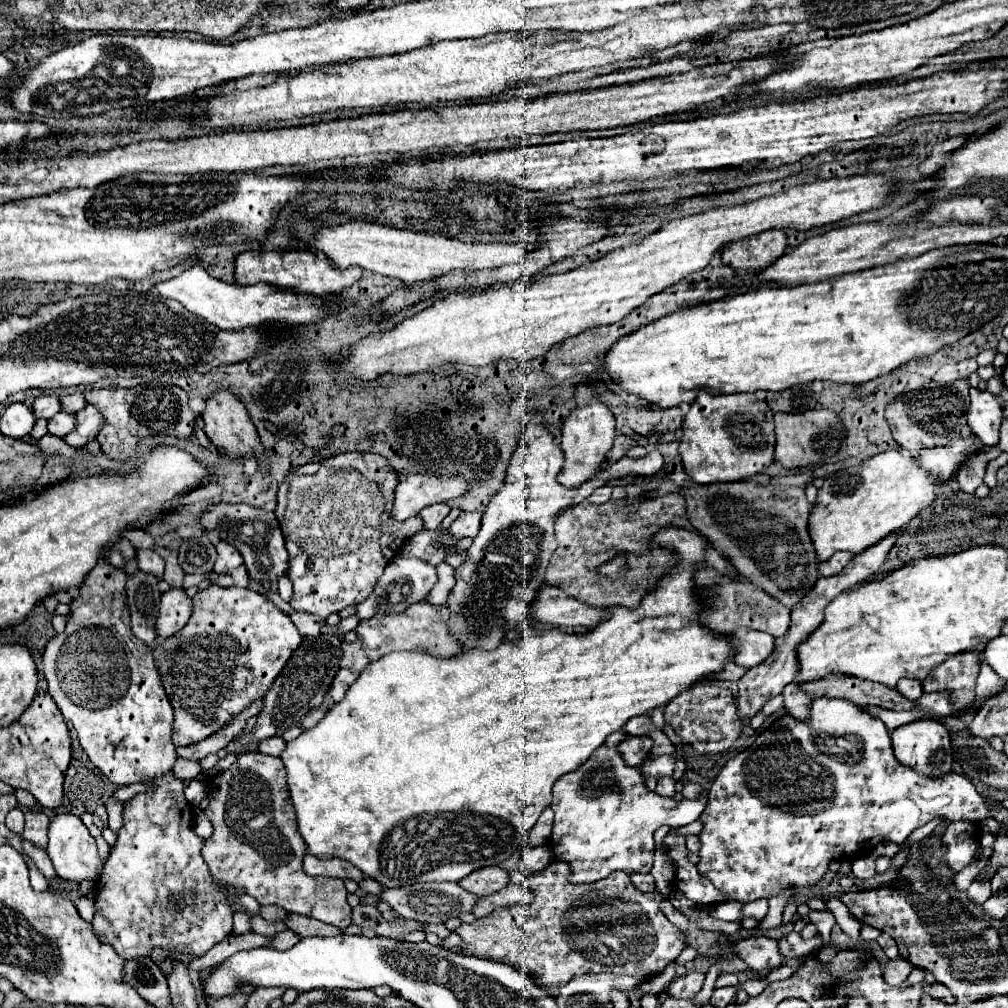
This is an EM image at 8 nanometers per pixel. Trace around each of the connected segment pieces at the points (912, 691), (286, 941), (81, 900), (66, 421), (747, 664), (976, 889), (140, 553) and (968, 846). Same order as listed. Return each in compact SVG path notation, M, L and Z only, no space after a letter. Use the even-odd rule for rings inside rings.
M903 678L899 680L899 684L895 686L907 700L919 700L919 696L923 696L923 688L921 688L921 682L919 680L909 680L909 678Z
M291 930L279 932L279 934L275 934L275 940L271 942L271 948L275 948L275 950L287 950L287 948L293 948L299 940L301 940L301 936L295 934L295 932L291 932Z
M79 896L79 898L75 900L75 904L77 904L77 912L81 914L81 918L87 920L87 922L91 922L91 920L93 920L93 912L95 912L93 902L91 902L87 896Z
M57 412L49 422L47 422L47 428L51 434L55 436L65 436L69 434L73 428L75 428L75 416L73 414L65 414L65 412Z
M751 628L731 630L729 636L739 640L739 652L735 652L733 662L737 666L747 669L756 666L759 662L763 662L773 652L773 646L775 646L773 636L763 634L759 630L751 630Z
M985 868L981 876L975 878L975 882L969 886L969 896L975 904L983 904L991 894L993 894L993 888L991 888L991 878L997 874L997 868Z
M137 548L135 560L137 560L139 570L151 572L151 574L155 574L155 576L163 576L165 562L163 562L163 558L161 558L155 550L149 550L149 548L145 548L145 550L143 550L143 548Z
M953 822L945 836L943 836L943 848L947 854L947 866L955 872L967 868L977 852L977 838L979 838L979 826L971 822Z

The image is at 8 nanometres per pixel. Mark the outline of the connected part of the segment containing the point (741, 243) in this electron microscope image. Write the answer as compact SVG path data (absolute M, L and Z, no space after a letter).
M767 230L759 236L731 242L723 248L723 264L733 270L763 272L787 250L787 236L783 230Z

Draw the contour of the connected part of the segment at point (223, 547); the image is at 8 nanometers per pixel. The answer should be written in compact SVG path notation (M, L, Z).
M219 542L217 544L217 562L213 566L213 570L217 574L227 574L229 570L233 570L233 568L237 568L241 564L243 564L243 558L239 556L235 546L231 546L227 542Z

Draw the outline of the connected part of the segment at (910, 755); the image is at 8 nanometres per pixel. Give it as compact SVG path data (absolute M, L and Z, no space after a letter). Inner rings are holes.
M917 720L907 726L899 726L893 730L891 740L893 740L893 752L897 760L909 768L915 768L915 772L921 772L923 776L933 776L933 778L939 778L951 772L951 760L953 760L951 738L947 730L941 726L941 722Z

